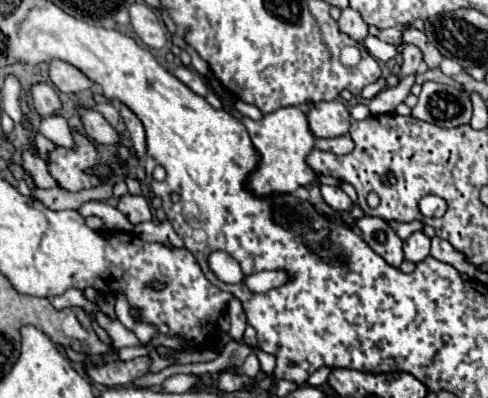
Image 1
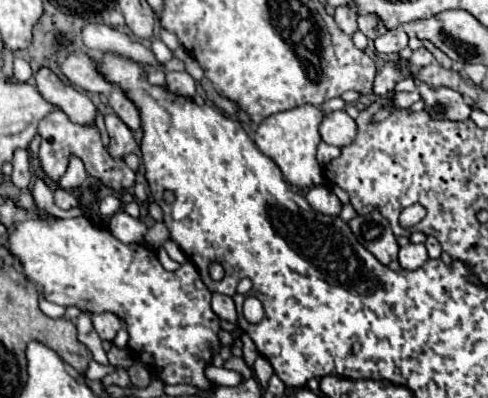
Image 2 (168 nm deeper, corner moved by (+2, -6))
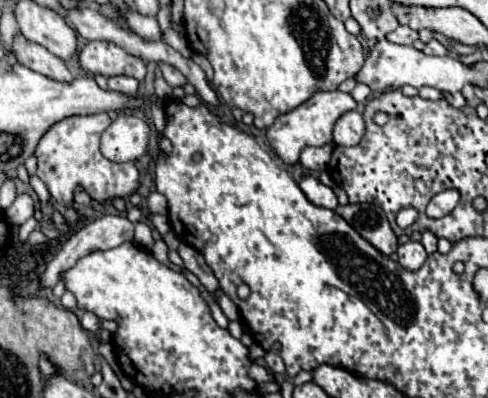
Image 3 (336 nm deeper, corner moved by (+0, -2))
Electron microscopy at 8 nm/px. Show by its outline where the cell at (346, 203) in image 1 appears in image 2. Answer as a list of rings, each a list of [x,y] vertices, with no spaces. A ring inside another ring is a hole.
[[[314,186],[310,188],[310,192],[306,194],[306,200],[310,202],[310,206],[320,212],[320,214],[328,214],[328,216],[338,216],[342,210],[342,202],[338,200],[338,196],[326,188],[326,186]]]

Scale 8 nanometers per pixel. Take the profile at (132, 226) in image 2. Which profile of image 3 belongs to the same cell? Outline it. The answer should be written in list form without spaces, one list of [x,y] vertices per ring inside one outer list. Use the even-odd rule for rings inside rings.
[[[102,214],[100,218],[96,218],[94,222],[86,224],[84,228],[80,228],[78,232],[74,232],[66,244],[60,248],[60,252],[48,262],[46,270],[42,272],[40,276],[40,288],[52,288],[56,286],[60,280],[62,280],[62,274],[64,270],[70,270],[82,256],[86,254],[92,254],[96,250],[110,250],[110,248],[116,248],[124,242],[130,242],[134,236],[134,224],[126,218],[126,216],[118,216],[118,214]]]

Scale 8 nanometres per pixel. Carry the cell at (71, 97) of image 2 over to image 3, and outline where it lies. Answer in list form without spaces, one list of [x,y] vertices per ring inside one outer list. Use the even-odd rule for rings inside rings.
[[[20,32],[14,36],[14,42],[10,46],[10,52],[16,56],[16,60],[30,70],[44,74],[48,78],[54,78],[58,82],[72,82],[72,74],[68,72],[66,64],[56,58],[50,50],[46,50],[40,44],[28,42]]]

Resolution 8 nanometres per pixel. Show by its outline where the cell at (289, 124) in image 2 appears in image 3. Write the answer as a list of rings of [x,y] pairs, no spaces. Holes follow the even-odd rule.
[[[340,90],[316,92],[310,100],[306,100],[292,112],[276,118],[276,122],[266,132],[268,142],[286,164],[296,164],[304,146],[324,146],[324,144],[332,142],[332,128],[334,128],[336,120],[342,116],[342,112],[356,110],[356,106],[358,106],[356,100],[346,92],[340,92]]]

